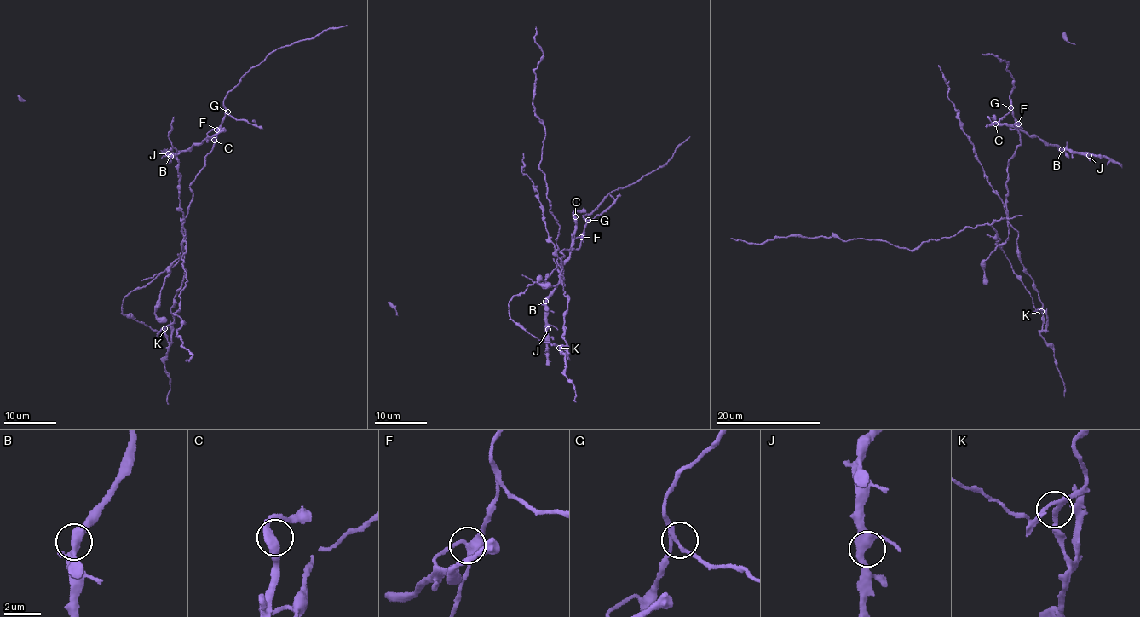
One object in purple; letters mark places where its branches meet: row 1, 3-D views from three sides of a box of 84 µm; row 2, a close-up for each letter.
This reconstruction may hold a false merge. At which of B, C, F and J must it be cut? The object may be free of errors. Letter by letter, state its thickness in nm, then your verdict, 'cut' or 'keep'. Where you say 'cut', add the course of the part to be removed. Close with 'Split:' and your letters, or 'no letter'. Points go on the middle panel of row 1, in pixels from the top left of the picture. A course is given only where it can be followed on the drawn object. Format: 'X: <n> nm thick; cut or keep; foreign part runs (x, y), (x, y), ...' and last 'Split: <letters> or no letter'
B: 360 nm thick; keep
C: 440 nm thick; keep
F: 440 nm thick; cut; foreign part runs (580, 237), (580, 247), (560, 251), (558, 270), (557, 220), (538, 166), (535, 27)
J: 420 nm thick; keep
Split: F

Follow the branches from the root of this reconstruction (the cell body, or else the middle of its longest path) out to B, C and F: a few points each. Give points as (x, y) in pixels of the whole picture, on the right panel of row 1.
B: (1007, 187), (1008, 159), (1020, 142), (1017, 121), (1016, 126), (1062, 149)
C: (1007, 187), (1008, 159), (1020, 142), (1018, 122), (995, 123)
F: (1007, 187), (1008, 159), (1020, 142), (1018, 123)

